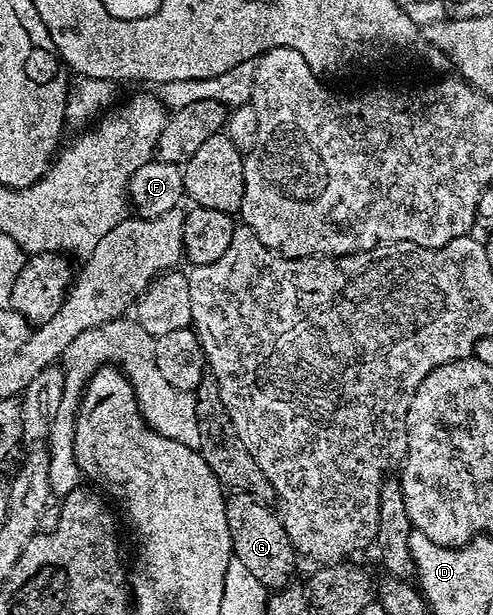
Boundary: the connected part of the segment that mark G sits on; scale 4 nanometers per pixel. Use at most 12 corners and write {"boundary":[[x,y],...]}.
{"boundary":[[243,491],[225,499],[231,554],[268,589],[292,582],[282,518]]}

